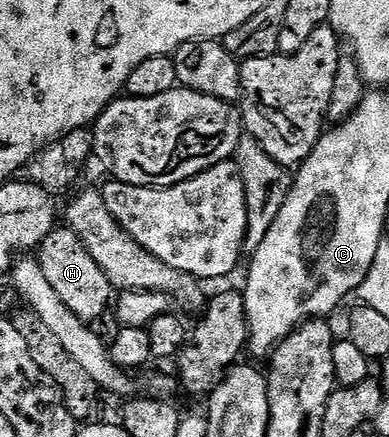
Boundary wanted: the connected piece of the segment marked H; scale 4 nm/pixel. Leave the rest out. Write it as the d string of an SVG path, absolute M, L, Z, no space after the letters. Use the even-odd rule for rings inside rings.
M56 228L50 236L39 245L37 259L45 277L49 280L50 287L57 291L57 296L65 300L65 308L73 312L82 322L95 324L95 321L107 310L107 305L112 305L113 288L97 268L97 260L89 254L85 244L70 230L70 228ZM63 229L63 230L62 230ZM112 294L112 298L111 298Z

